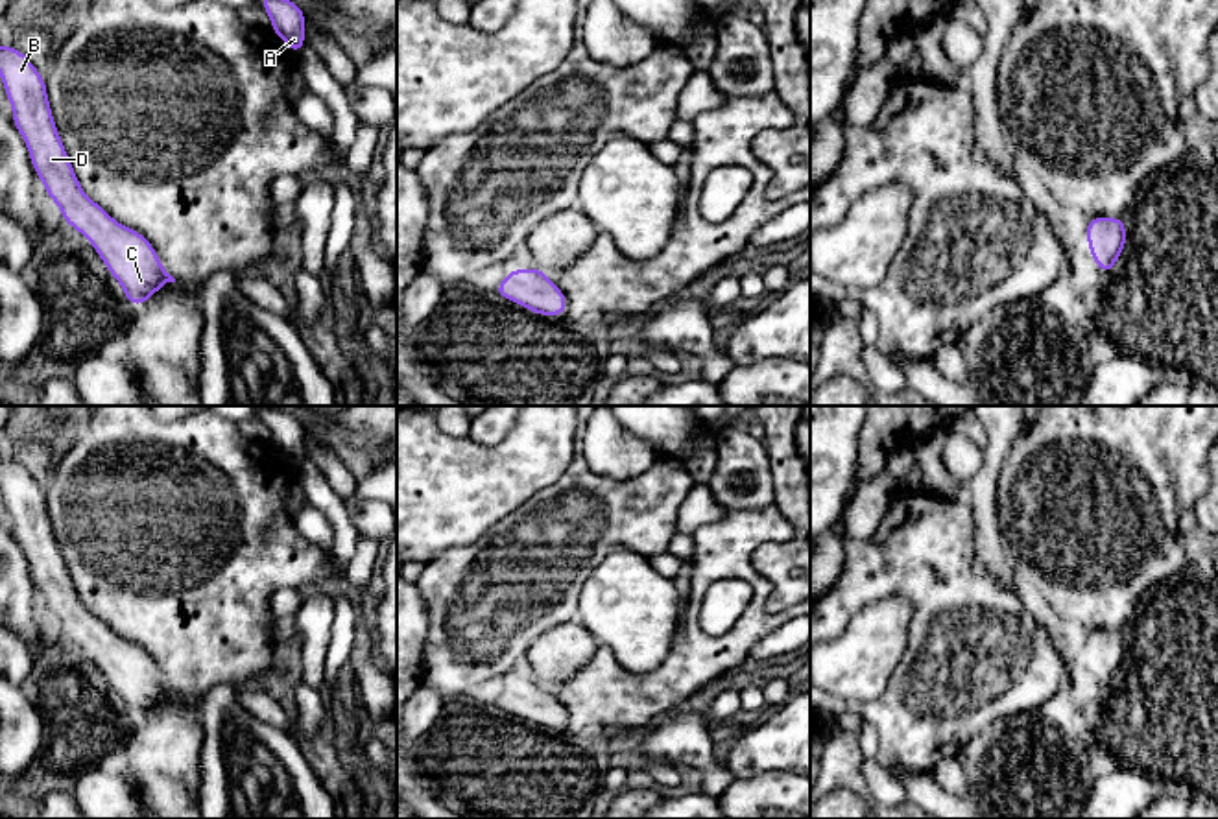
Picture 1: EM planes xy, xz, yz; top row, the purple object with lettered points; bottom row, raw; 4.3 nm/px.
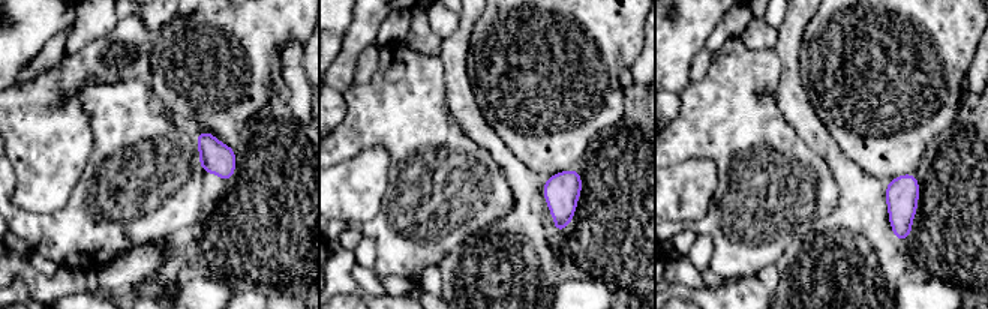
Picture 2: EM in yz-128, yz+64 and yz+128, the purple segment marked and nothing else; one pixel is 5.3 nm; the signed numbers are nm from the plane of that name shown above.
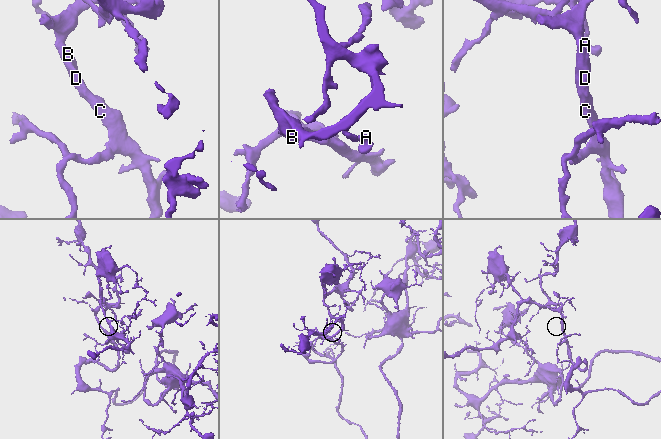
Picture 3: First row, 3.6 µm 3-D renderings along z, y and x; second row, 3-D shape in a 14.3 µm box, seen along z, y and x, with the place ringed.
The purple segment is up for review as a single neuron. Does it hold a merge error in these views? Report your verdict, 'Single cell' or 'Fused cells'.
Single cell

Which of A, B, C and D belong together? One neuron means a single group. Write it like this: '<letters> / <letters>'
A B C D

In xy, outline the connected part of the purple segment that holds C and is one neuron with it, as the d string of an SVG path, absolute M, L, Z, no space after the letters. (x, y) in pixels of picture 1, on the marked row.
M0 44L0 77L13 107L13 124L22 135L35 173L66 225L78 229L122 284L129 304L144 304L164 282L175 279L162 267L155 247L135 229L120 225L79 186L54 124L46 81L31 61Z

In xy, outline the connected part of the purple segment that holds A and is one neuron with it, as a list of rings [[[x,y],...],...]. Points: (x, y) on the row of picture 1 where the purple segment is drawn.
[[[262,0],[262,7],[271,18],[271,30],[279,35],[295,55],[306,44],[304,41],[304,11],[292,0]]]

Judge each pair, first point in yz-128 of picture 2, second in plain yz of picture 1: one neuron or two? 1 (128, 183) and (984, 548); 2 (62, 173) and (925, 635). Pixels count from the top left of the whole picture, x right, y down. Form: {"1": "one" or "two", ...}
{"1": "two", "2": "two"}

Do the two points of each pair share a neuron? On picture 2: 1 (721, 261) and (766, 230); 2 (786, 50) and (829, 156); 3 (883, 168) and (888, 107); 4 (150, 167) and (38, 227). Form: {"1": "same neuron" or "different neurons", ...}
{"1": "same neuron", "2": "same neuron", "3": "same neuron", "4": "same neuron"}

